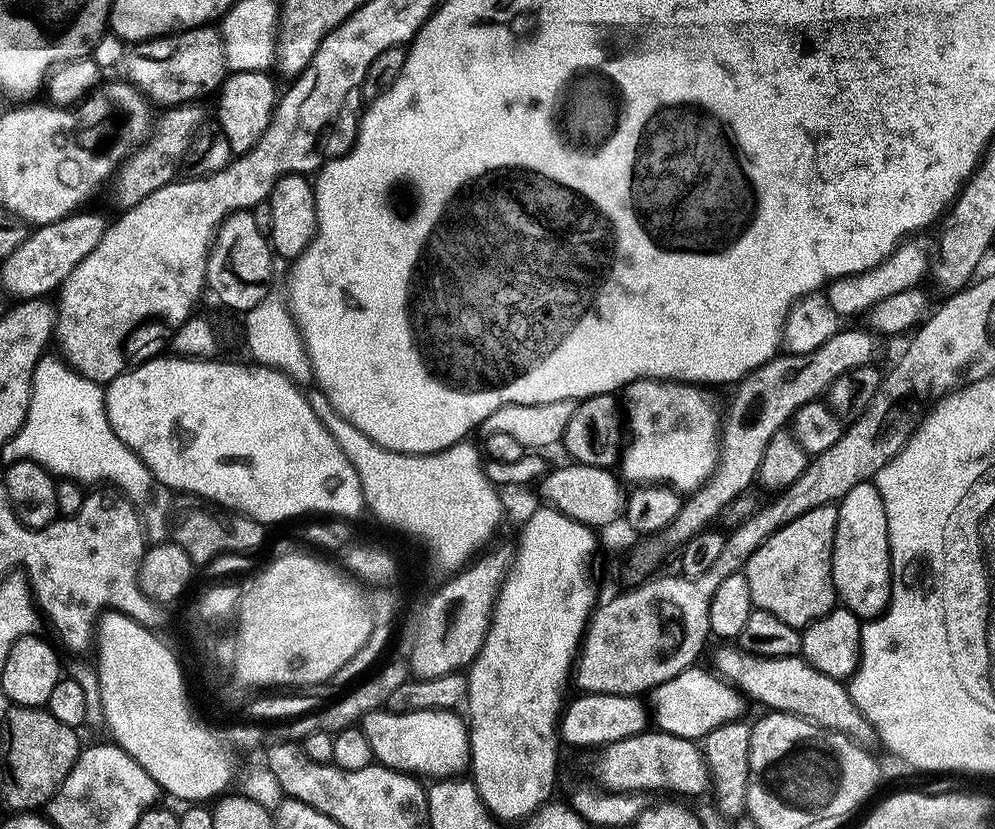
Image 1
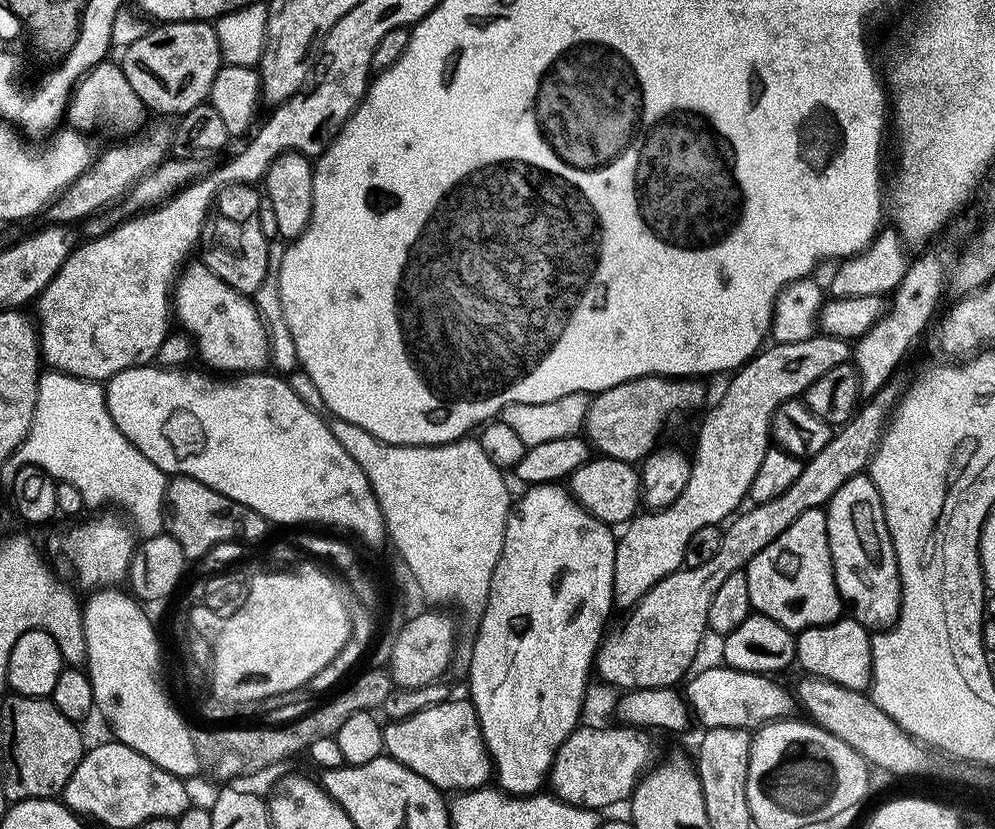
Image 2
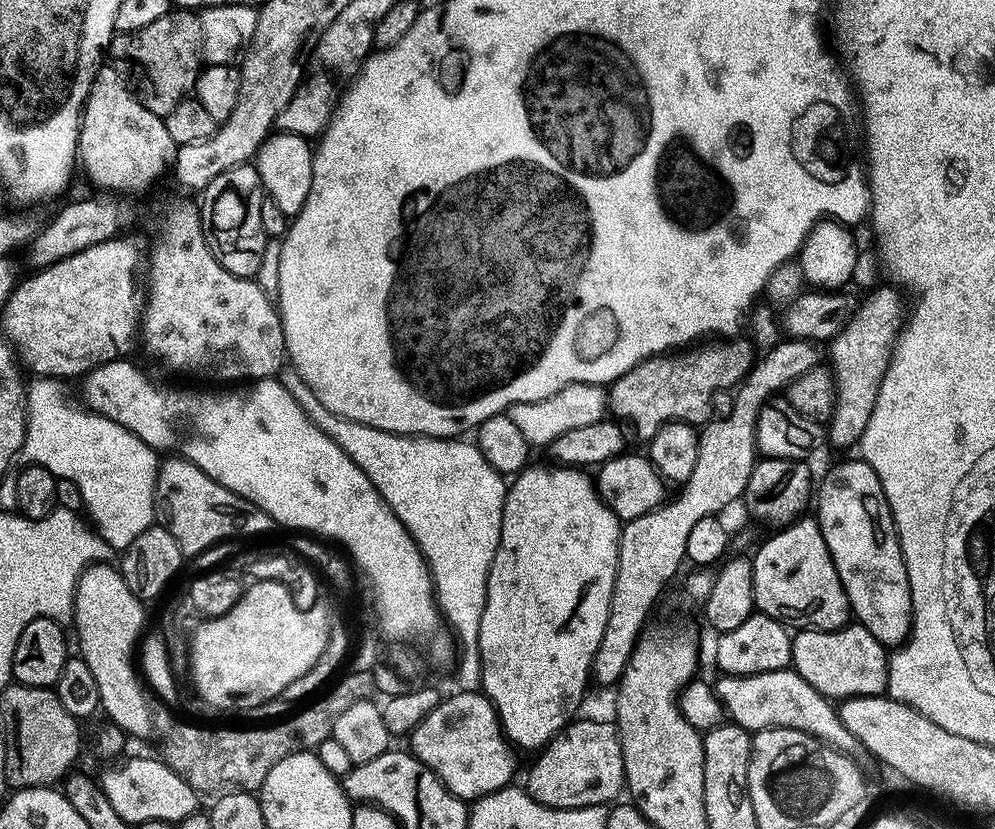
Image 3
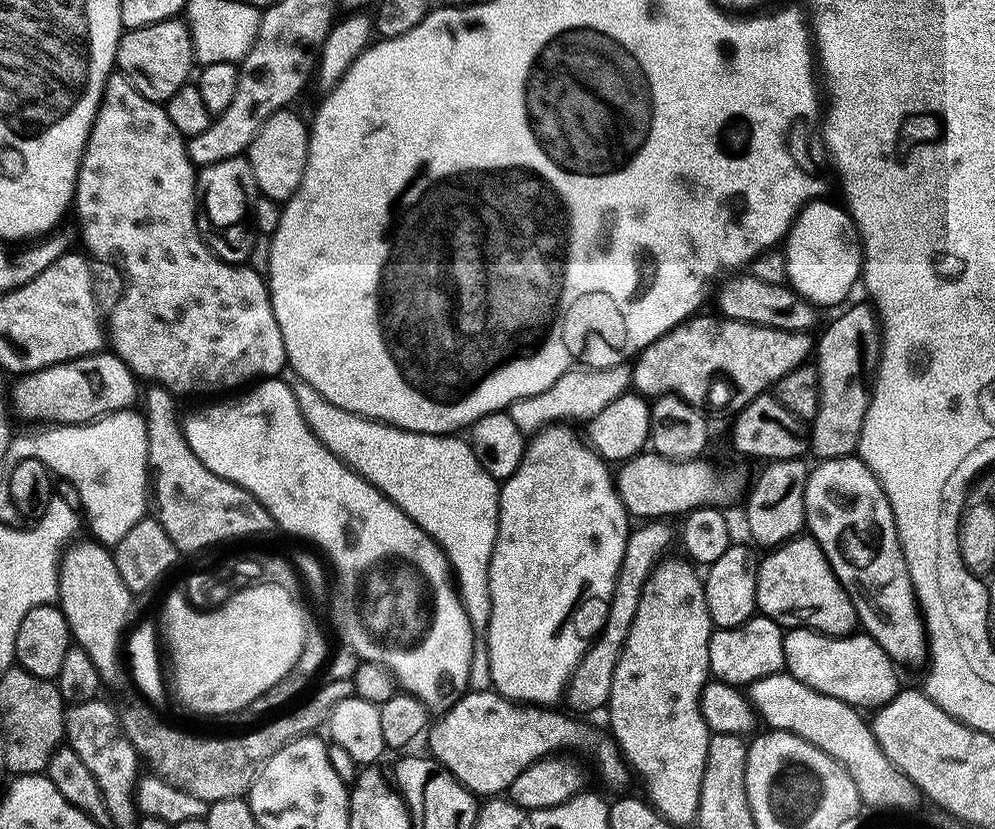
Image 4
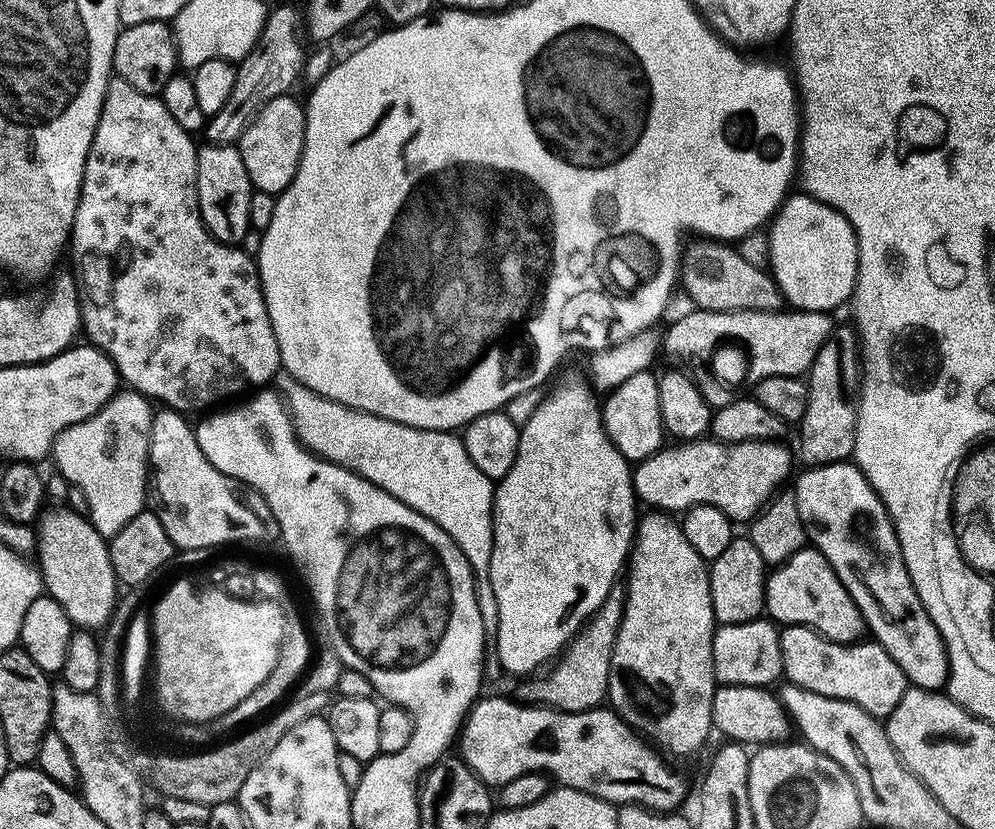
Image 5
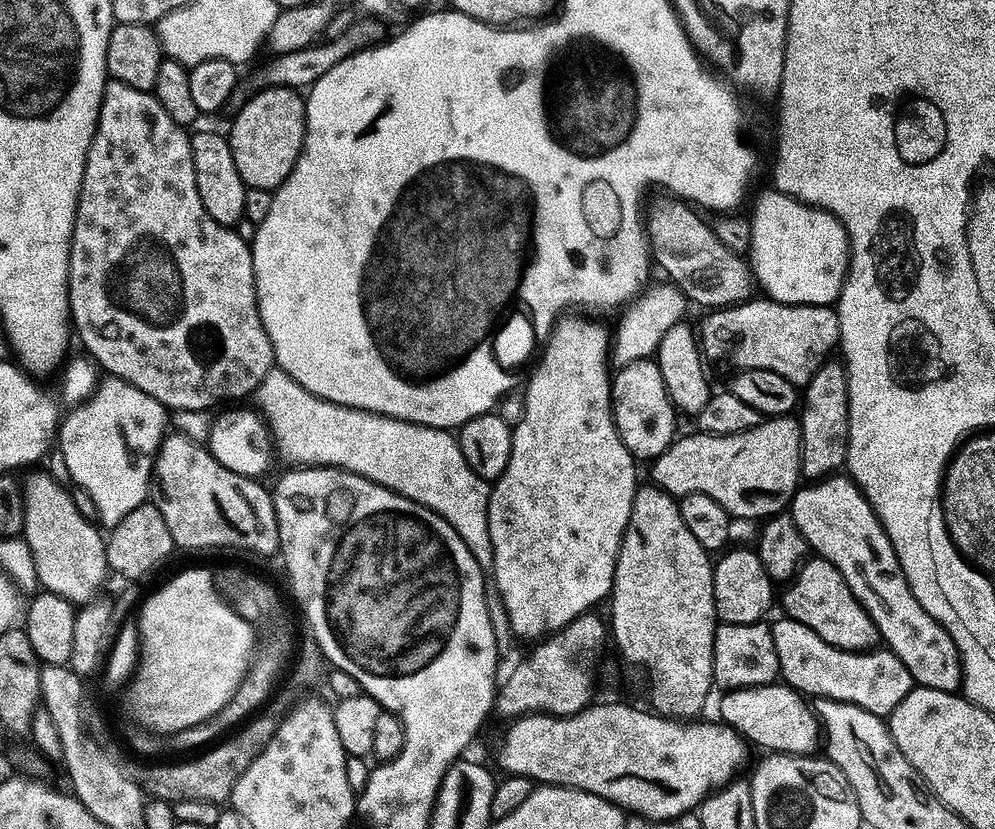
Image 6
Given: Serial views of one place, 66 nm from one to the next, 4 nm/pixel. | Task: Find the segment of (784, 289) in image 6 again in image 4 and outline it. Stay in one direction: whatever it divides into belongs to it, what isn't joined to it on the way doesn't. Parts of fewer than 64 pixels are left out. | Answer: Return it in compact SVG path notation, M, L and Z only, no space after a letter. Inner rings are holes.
M813 201L800 212L784 243L789 285L819 308L846 301L863 277L864 247L852 216L841 205Z

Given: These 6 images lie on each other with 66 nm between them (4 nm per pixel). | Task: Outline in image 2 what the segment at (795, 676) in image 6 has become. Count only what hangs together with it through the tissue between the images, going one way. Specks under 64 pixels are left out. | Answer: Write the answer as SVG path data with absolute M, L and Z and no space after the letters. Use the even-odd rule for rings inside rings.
M842 618L830 628L808 628L797 637L797 663L813 679L832 681L846 689L867 691L871 687L873 672L871 637L869 629L851 618Z

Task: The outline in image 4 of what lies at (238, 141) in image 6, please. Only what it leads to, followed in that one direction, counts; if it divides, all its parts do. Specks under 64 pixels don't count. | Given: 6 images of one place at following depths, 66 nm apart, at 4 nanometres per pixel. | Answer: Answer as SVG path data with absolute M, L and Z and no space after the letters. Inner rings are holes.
M285 110L274 114L264 125L261 126L260 133L254 138L252 147L246 153L246 159L250 162L250 166L254 170L254 178L256 186L261 197L269 196L272 200L280 200L279 202L287 202L294 198L294 194L298 194L298 190L302 186L302 178L306 174L306 166L308 165L308 141L310 139L310 128L300 116L295 116L295 111Z

